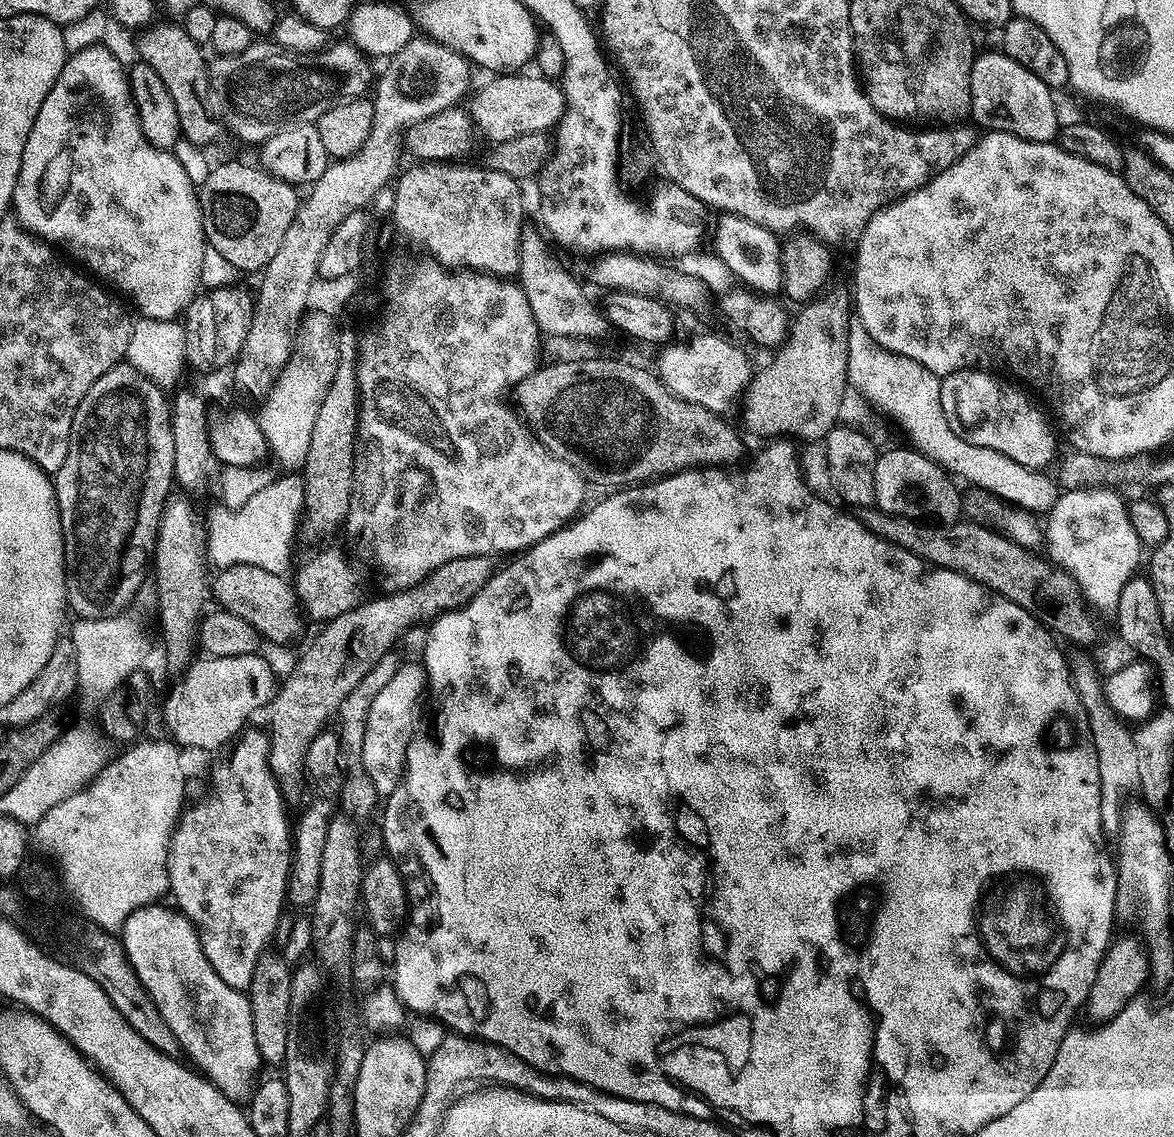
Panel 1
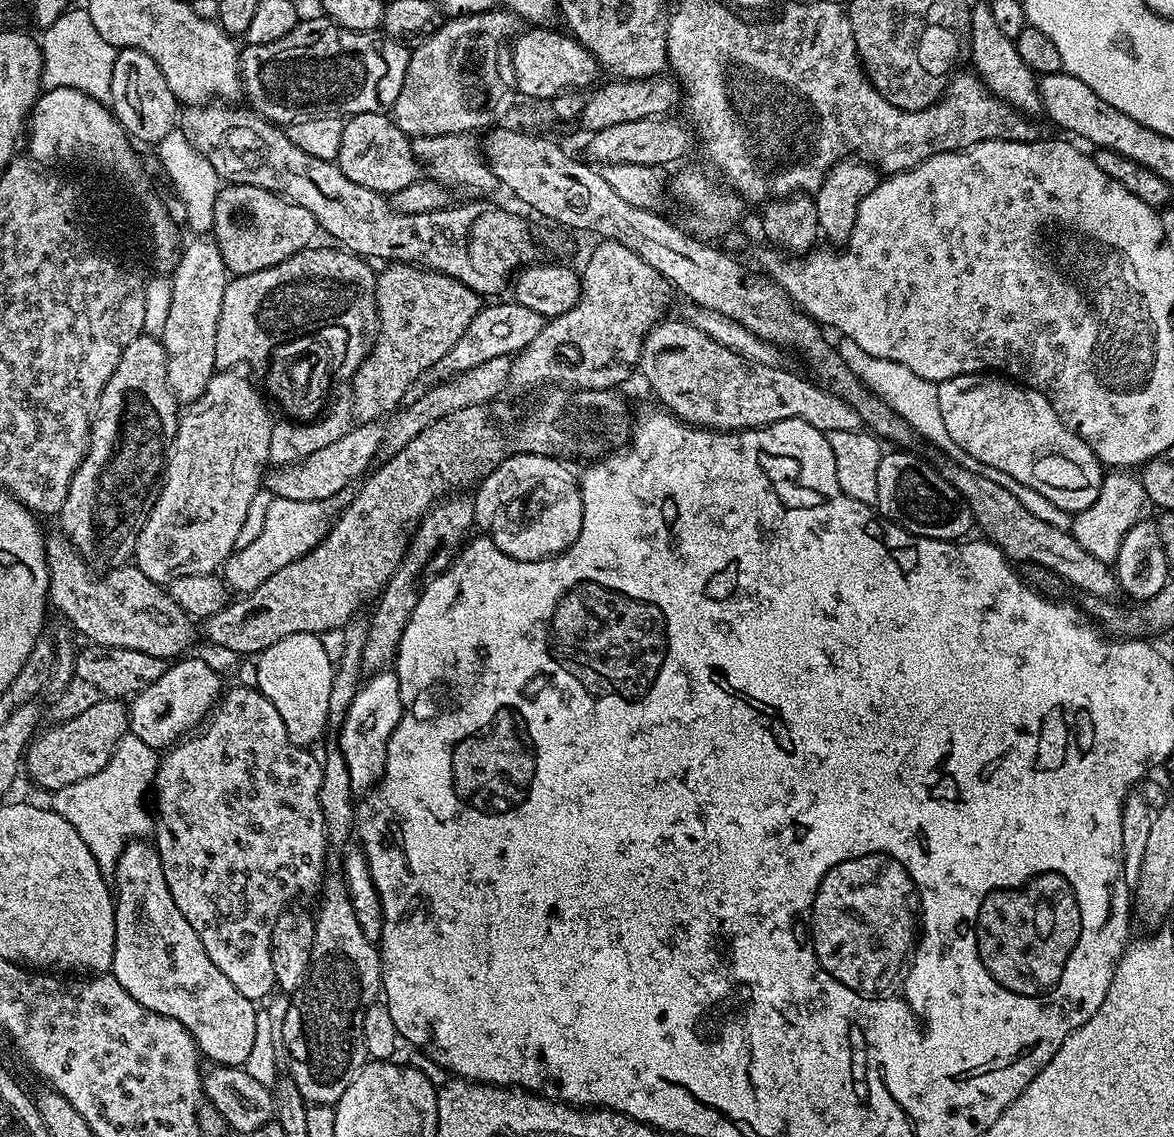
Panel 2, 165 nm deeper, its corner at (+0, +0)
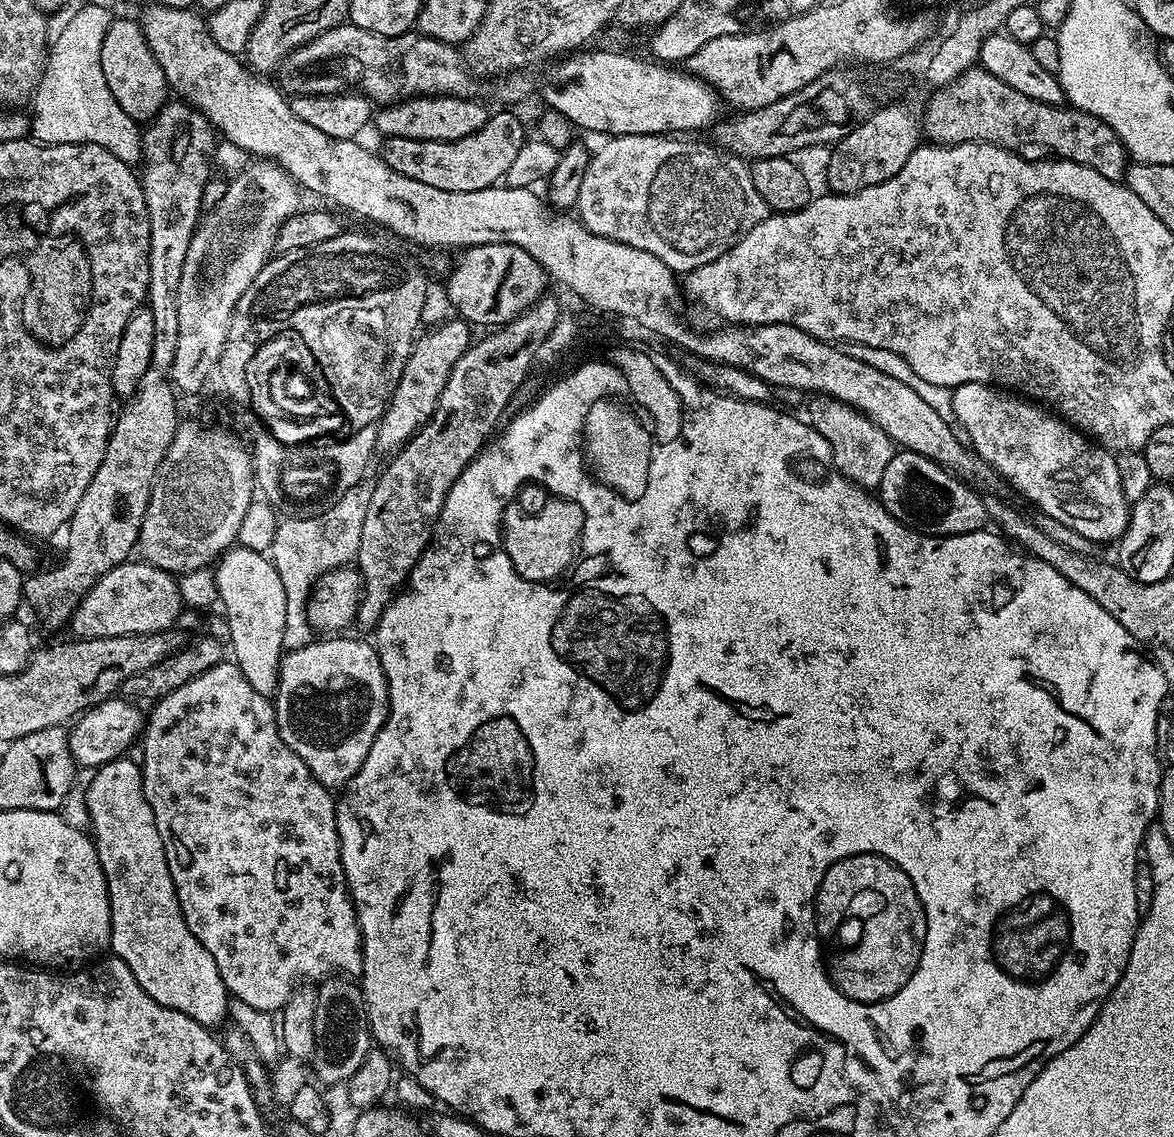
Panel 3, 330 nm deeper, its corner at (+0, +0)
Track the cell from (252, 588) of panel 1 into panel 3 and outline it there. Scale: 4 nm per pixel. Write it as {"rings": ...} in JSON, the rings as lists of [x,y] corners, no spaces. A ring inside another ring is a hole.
{"rings":[[[125,562],[115,565],[108,573],[102,574],[97,582],[83,597],[72,612],[70,627],[72,636],[87,638],[89,636],[141,636],[151,632],[167,632],[182,613],[180,602],[180,585],[177,577],[170,572],[154,567],[147,562],[132,564]]]}

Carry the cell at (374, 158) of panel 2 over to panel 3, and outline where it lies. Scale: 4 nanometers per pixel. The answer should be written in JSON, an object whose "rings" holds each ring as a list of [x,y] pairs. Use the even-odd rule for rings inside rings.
{"rings":[[[493,111],[488,121],[474,134],[457,140],[415,140],[405,136],[389,135],[382,149],[382,155],[386,166],[398,170],[398,174],[406,174],[406,178],[414,178],[414,182],[422,182],[426,186],[438,186],[438,190],[454,190],[455,192],[469,192],[470,190],[486,190],[499,185],[505,179],[507,170],[512,165],[518,150],[526,141],[524,124],[515,116],[515,111]]]}

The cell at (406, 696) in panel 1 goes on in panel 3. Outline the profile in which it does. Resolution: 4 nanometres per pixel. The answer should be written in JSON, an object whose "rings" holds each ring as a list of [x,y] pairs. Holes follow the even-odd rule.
{"rings":[[[336,634],[331,638],[317,639],[313,643],[302,646],[301,649],[285,651],[281,658],[280,677],[274,693],[276,721],[278,722],[282,742],[286,742],[286,746],[290,746],[290,750],[294,750],[294,754],[298,754],[298,758],[302,758],[302,762],[306,762],[310,774],[314,774],[314,778],[318,782],[322,782],[322,786],[329,790],[343,789],[354,778],[354,774],[358,774],[362,762],[366,762],[366,754],[370,754],[370,746],[374,746],[374,742],[388,717],[388,683],[384,677],[384,671],[380,665],[380,659],[375,647],[369,641],[367,644],[364,640],[347,640],[346,636]]]}

